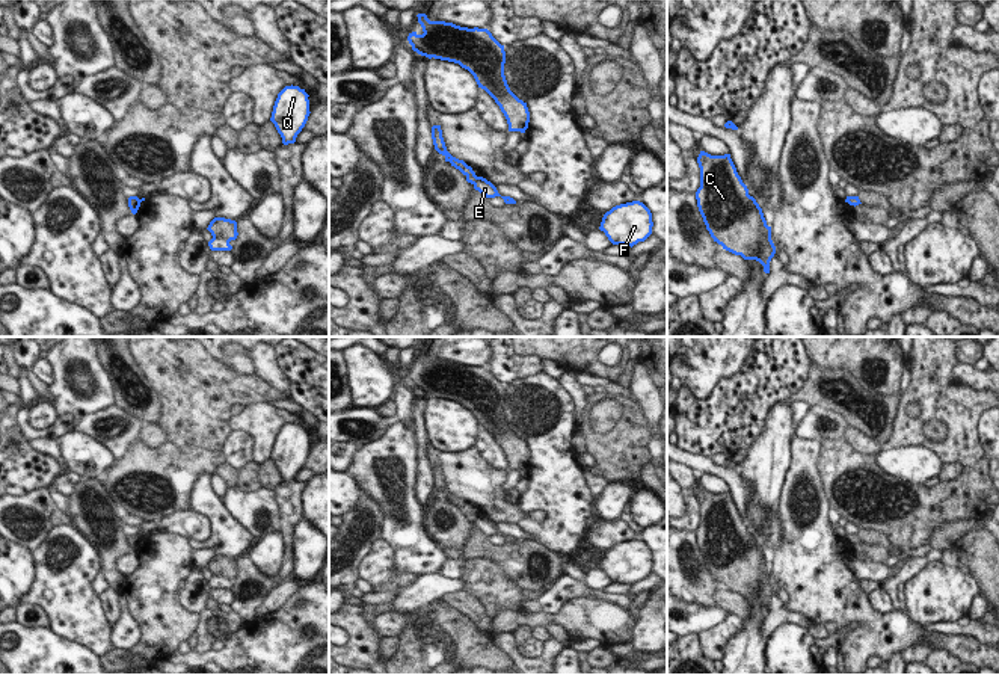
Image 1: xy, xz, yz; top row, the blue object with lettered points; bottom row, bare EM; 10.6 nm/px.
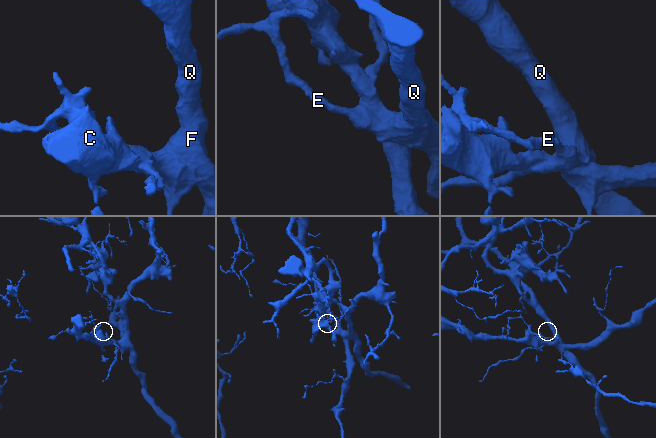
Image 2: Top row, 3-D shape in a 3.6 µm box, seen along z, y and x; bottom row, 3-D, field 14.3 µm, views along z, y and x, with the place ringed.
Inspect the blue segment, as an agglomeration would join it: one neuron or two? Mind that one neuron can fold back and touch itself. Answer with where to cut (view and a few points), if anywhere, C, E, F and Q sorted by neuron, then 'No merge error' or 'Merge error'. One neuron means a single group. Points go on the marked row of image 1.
Split along xy (213, 236), (230, 240). Groups: C / E F Q. Merge error

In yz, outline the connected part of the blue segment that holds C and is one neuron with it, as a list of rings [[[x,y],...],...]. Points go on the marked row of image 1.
[[[700,151],[700,187],[696,192],[697,207],[714,242],[723,249],[756,260],[770,273],[770,261],[776,254],[771,227],[762,208],[748,195],[730,154],[711,156]]]

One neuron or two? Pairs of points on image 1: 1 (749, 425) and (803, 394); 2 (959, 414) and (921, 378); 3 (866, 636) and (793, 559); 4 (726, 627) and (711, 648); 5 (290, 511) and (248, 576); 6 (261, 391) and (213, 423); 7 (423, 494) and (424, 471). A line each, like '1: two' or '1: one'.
1: two
2: one
3: one
4: one
5: one
6: one
7: one

